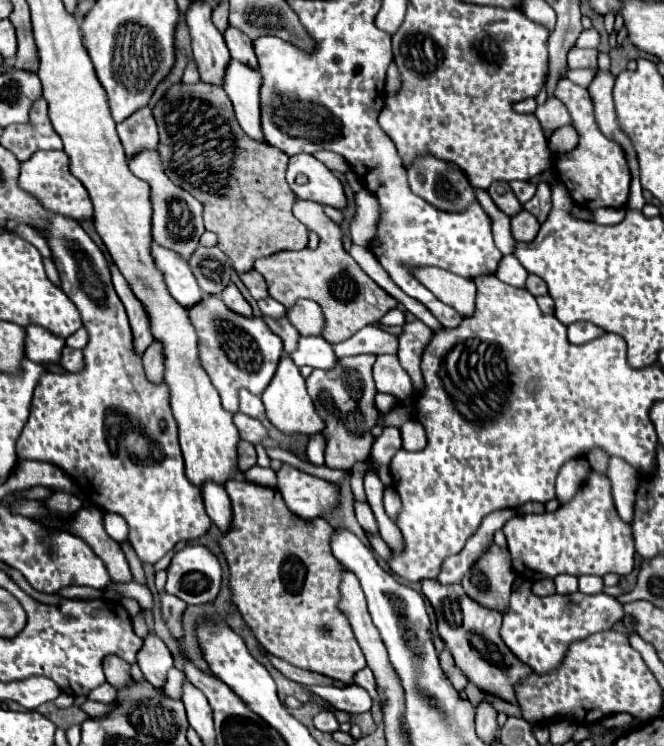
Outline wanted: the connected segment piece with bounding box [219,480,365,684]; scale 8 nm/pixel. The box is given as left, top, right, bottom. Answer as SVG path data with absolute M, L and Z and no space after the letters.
M229 480L225 490L233 504L233 524L231 530L219 540L225 552L229 572L231 572L231 594L247 626L255 632L263 648L303 670L321 672L345 684L353 682L353 674L365 668L365 656L353 636L353 628L347 616L339 610L341 600L341 576L345 568L331 552L331 538L335 528L323 520L301 520L281 500L281 492L275 488L265 488L253 482Z

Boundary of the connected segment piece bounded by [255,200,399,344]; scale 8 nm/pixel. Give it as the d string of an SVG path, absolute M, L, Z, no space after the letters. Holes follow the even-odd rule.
M297 200L292 211L308 230L319 236L319 246L315 250L305 248L299 252L277 252L269 258L259 258L255 262L255 268L267 280L269 296L273 296L285 308L293 306L301 298L315 300L325 314L323 338L331 344L351 338L363 326L379 322L389 310L397 308L399 302L393 300L393 296L389 296L383 288L373 284L373 280L365 276L365 272L349 256L349 252L343 250L343 240L341 240L343 232L339 224L335 224L333 220L329 220L329 216L325 216L322 205L309 200ZM353 280L363 280L363 282L349 284ZM369 290L373 292L371 298L369 298Z

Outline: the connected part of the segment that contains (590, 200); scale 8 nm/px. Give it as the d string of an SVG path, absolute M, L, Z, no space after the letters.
M559 80L555 96L569 108L571 118L573 118L571 124L579 132L579 144L573 148L573 152L553 158L559 180L563 180L563 184L567 184L573 200L581 208L589 208L589 210L597 210L603 206L623 208L627 202L627 194L629 194L631 174L629 174L623 150L599 132L595 118L593 118L593 102L589 98L589 92L581 86L573 84L571 80Z

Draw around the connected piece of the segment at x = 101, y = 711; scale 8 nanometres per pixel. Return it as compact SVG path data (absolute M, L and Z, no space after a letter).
M87 700L81 708L83 708L89 716L93 716L93 718L101 718L101 716L109 714L109 712L113 710L113 706L115 706L115 702L111 702L111 704L101 704L101 702L95 702L95 700Z

